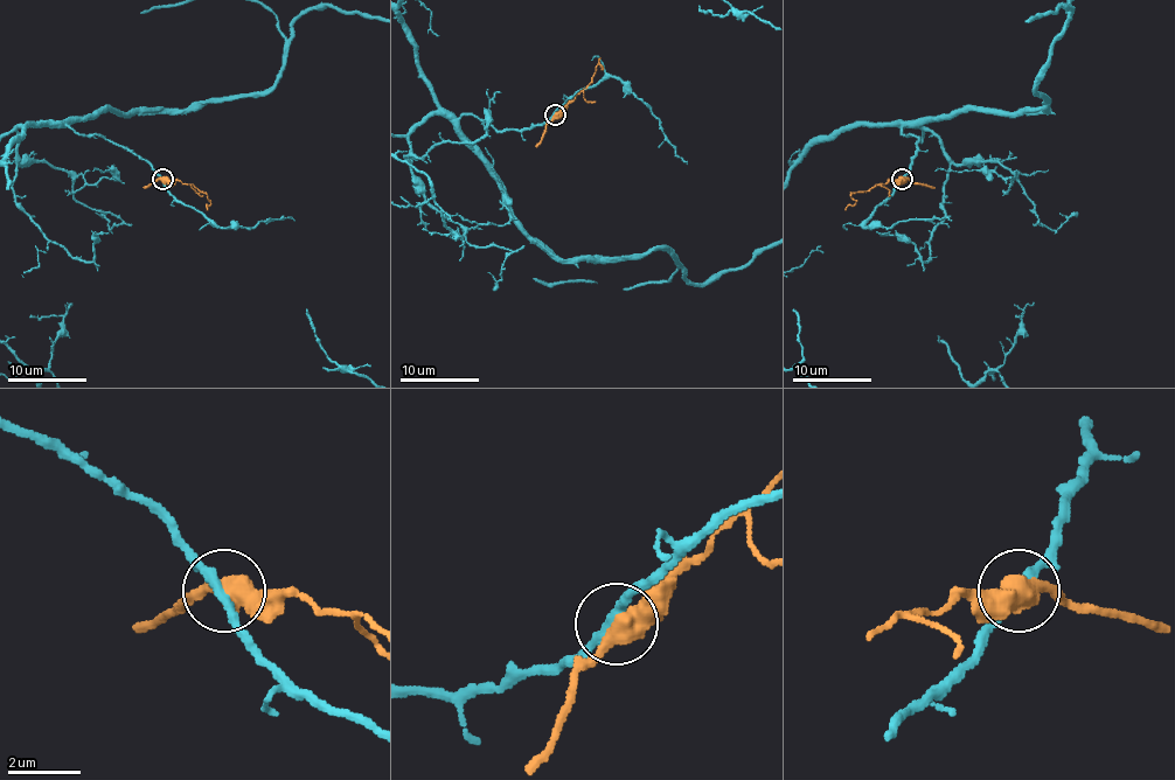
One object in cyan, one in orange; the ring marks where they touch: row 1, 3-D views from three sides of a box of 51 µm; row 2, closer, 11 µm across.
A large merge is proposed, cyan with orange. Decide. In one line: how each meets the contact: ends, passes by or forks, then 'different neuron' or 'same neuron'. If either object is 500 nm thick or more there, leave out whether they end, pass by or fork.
different neuron

